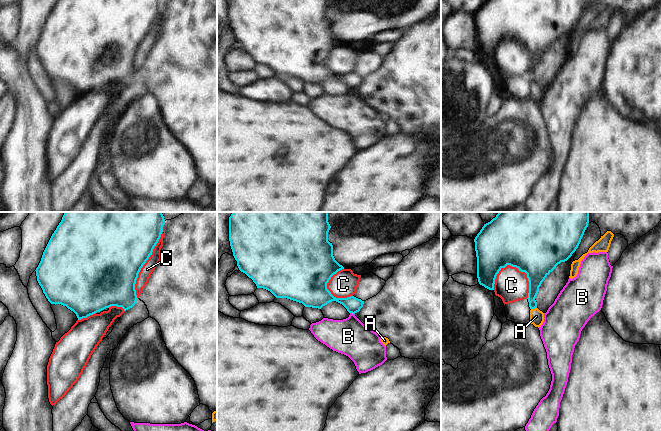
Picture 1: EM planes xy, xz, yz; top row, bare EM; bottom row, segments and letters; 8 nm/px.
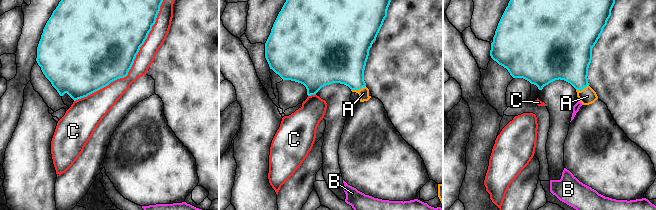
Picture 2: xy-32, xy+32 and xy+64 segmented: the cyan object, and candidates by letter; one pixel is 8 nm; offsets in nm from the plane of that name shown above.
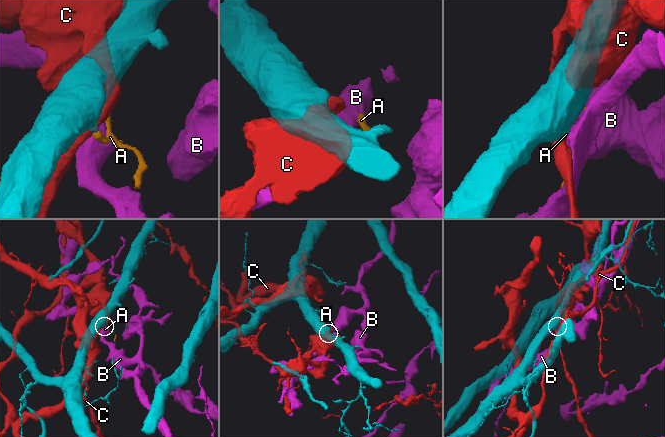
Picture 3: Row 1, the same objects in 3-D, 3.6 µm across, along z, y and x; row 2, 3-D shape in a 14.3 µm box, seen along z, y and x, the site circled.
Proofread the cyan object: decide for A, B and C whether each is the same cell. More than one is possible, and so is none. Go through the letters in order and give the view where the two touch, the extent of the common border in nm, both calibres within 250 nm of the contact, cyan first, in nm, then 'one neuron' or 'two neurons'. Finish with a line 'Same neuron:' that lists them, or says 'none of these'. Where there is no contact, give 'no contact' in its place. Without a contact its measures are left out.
A: yz | 50 nm | 130/110 nm | one neuron
B: xz | 40 nm | 130/300 nm | two neurons
C: yz | 340 nm | 420/260 nm | two neurons
Same neuron: A

